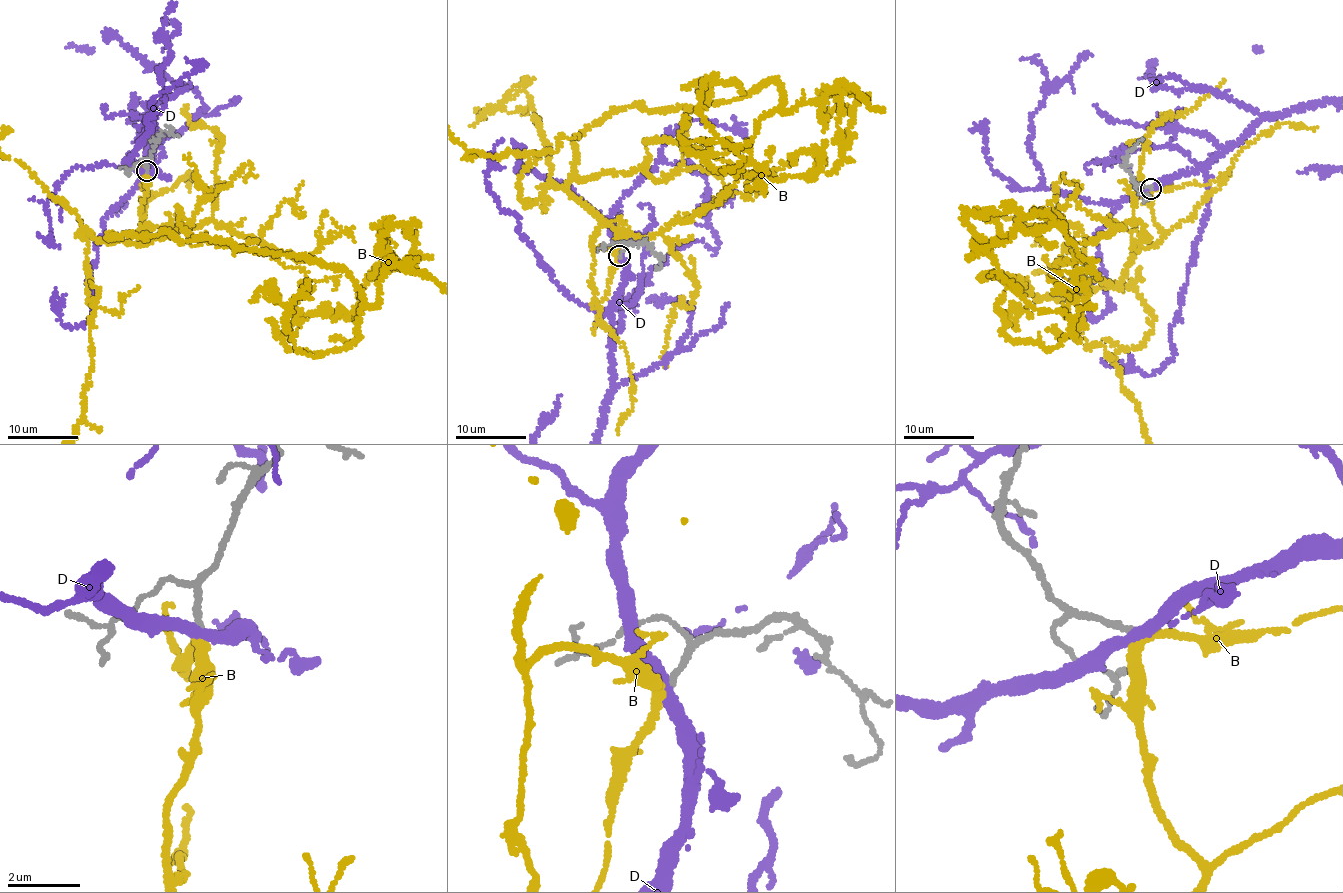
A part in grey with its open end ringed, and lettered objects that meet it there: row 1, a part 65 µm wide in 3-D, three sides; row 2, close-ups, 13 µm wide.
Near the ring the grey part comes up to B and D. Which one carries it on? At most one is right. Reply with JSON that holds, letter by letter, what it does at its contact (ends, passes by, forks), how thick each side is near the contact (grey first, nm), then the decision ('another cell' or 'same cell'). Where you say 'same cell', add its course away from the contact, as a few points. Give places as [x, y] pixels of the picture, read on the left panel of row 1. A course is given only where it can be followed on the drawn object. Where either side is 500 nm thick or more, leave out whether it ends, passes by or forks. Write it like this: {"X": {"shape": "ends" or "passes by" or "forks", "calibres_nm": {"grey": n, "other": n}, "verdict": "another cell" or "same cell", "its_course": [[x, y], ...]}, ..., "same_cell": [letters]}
{"B": {"shape": "passes by", "calibres_nm": {"grey": 150, "other": 240}, "verdict": "same cell"}, "D": {"shape": "passes by", "calibres_nm": {"grey": 170, "other": 320}, "verdict": "another cell"}, "same_cell": ["B"]}

